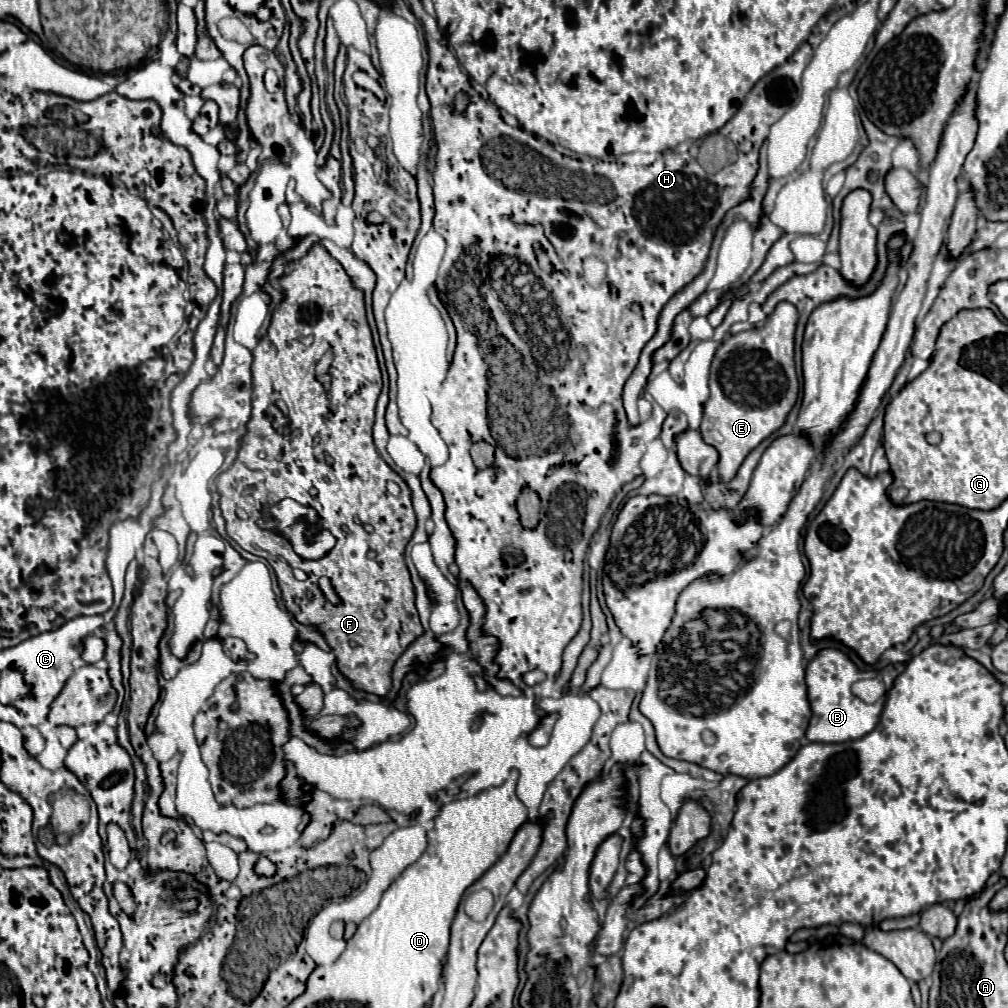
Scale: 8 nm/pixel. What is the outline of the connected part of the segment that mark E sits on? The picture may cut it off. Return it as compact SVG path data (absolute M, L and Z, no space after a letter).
M783 301L767 317L765 327L731 335L713 357L709 389L711 397L703 407L701 435L707 445L719 451L719 475L723 483L735 479L745 457L769 435L783 427L799 393L793 361L793 335L797 309Z

